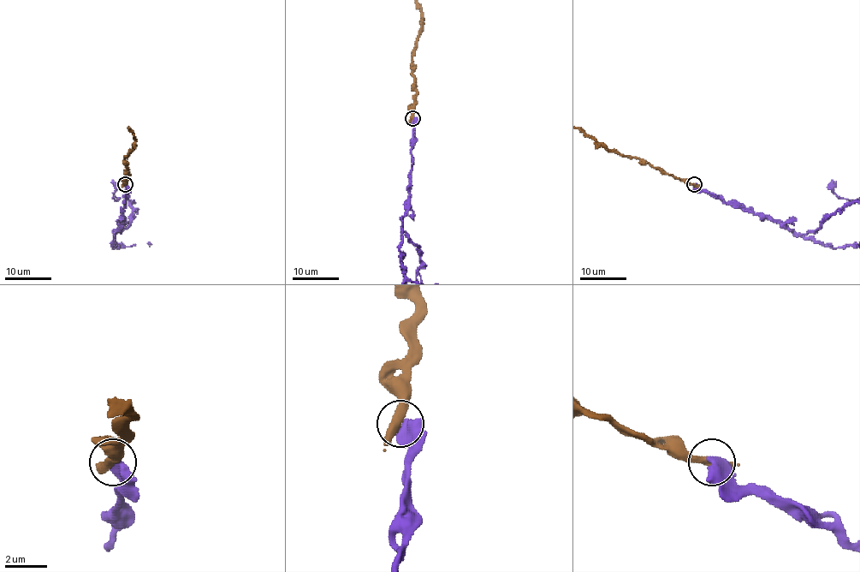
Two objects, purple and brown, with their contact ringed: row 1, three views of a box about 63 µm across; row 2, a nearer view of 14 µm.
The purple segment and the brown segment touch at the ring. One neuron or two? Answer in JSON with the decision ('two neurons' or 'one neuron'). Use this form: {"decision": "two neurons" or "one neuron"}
{"decision": "two neurons"}

